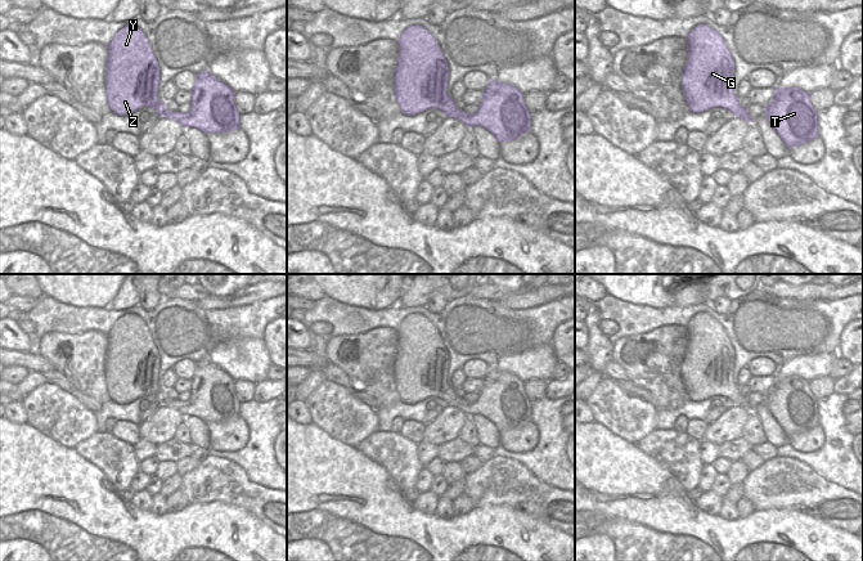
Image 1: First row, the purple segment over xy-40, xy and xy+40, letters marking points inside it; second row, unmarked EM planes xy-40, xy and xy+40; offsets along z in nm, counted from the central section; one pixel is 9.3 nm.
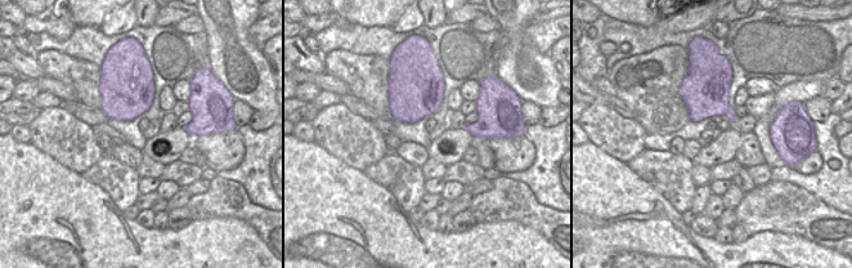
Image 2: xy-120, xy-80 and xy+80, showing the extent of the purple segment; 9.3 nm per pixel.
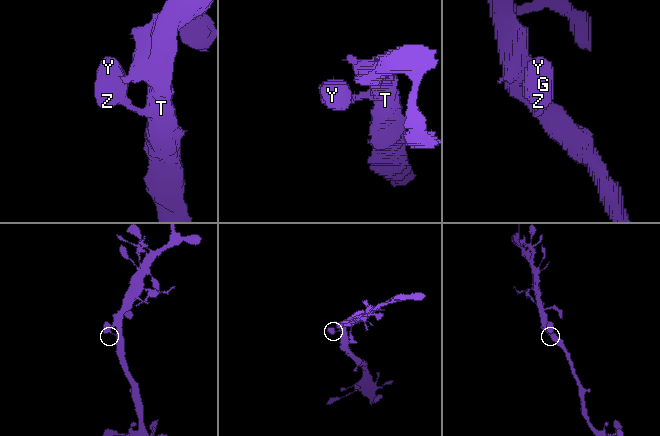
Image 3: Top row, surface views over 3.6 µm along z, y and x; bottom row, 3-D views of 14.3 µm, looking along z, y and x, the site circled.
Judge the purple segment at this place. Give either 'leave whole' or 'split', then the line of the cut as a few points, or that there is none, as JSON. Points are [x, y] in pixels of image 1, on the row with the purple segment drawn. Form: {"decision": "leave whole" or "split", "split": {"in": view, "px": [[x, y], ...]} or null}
{"decision": "leave whole", "split": null}

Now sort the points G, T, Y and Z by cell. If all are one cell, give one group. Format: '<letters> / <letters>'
G T Y Z

